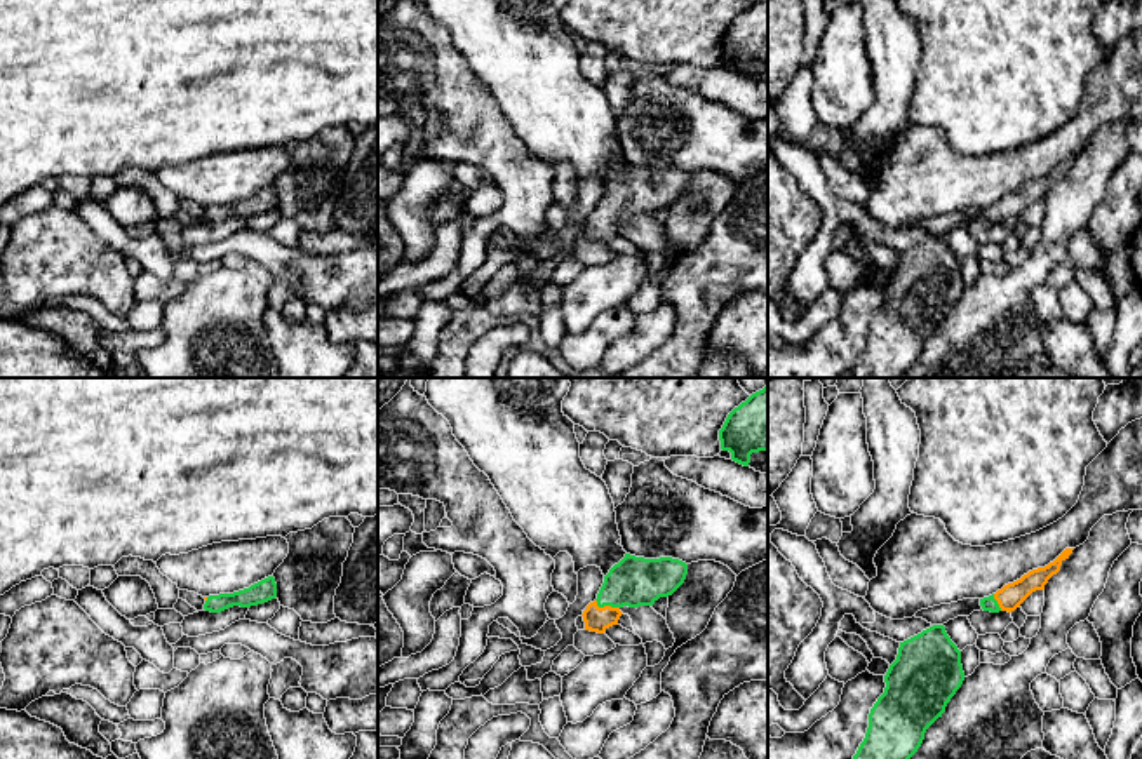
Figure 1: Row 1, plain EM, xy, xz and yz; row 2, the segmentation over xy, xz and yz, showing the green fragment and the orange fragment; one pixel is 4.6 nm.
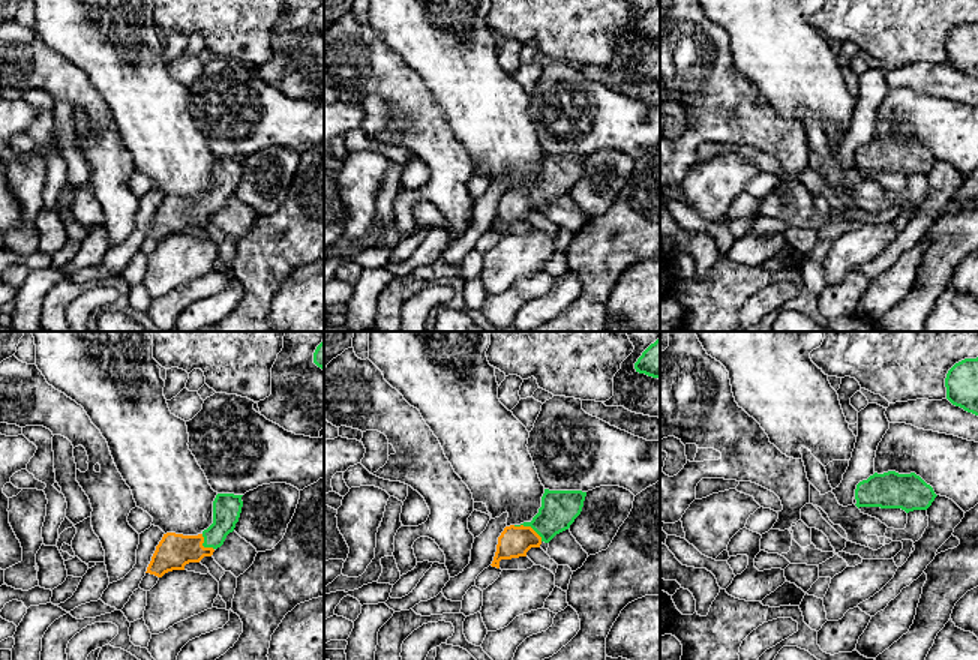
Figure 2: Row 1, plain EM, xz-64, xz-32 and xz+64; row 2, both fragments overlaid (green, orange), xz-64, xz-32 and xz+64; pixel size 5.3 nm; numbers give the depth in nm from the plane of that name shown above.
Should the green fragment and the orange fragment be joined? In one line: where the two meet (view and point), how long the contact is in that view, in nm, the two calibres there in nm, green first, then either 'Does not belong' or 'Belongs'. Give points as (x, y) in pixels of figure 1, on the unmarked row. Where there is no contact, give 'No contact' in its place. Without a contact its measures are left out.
Touches green at xz (606, 214). Shared border 120 nm. Thickness 220 nm (green) against 120 nm. Belongs

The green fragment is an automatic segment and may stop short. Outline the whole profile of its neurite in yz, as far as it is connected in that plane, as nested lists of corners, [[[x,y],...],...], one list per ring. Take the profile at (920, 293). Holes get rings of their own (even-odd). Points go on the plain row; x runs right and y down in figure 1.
[[[933,235],[900,252],[897,270],[884,285],[884,303],[869,324],[869,338],[850,378],[902,378],[921,357],[926,339],[945,322],[964,291],[961,261],[944,235]]]

